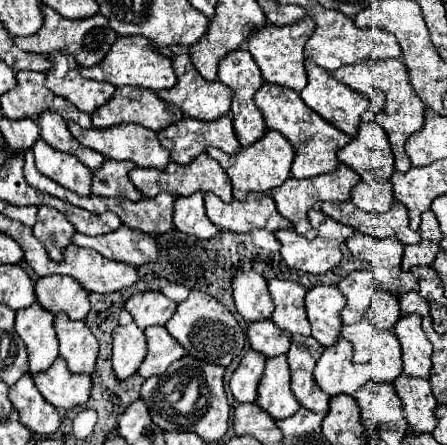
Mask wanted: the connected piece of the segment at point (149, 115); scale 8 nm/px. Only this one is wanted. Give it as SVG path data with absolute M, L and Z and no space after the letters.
M117 87L111 101L91 113L93 127L107 129L121 123L137 123L147 129L159 131L167 125L175 125L183 119L179 107L173 105L169 111L167 103L161 101L151 89L141 87Z

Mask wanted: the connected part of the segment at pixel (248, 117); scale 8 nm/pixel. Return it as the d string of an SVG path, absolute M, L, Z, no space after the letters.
M237 49L229 55L225 55L225 59L221 59L221 63L219 63L219 81L233 89L231 113L233 113L233 127L235 127L235 135L237 135L239 143L243 147L249 147L249 145L257 143L263 137L263 133L267 131L267 125L265 125L263 115L257 109L255 99L253 99L257 89L263 83L263 77L261 77L261 71L259 71L257 63L251 59L251 53L247 49Z

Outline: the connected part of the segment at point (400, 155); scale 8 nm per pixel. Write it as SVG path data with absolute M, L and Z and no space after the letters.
M401 59L363 61L357 65L347 65L347 67L341 67L339 71L333 71L333 77L337 77L347 85L363 85L363 87L369 87L369 90L371 86L385 91L387 105L383 111L375 115L375 121L379 121L379 125L385 129L389 137L389 143L395 155L395 169L399 173L407 173L411 169L411 161L405 153L405 141L409 139L409 135L419 131L419 127L423 127L423 115L427 111L427 105L419 99L419 95L415 95L415 89L411 89L411 81L407 79L407 67L403 65L403 61Z

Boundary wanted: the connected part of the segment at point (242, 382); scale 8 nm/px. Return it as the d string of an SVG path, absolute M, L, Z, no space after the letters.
M249 351L241 359L239 367L235 369L229 381L229 389L237 403L255 403L257 383L263 375L263 367L265 367L265 357L259 355L257 351Z

